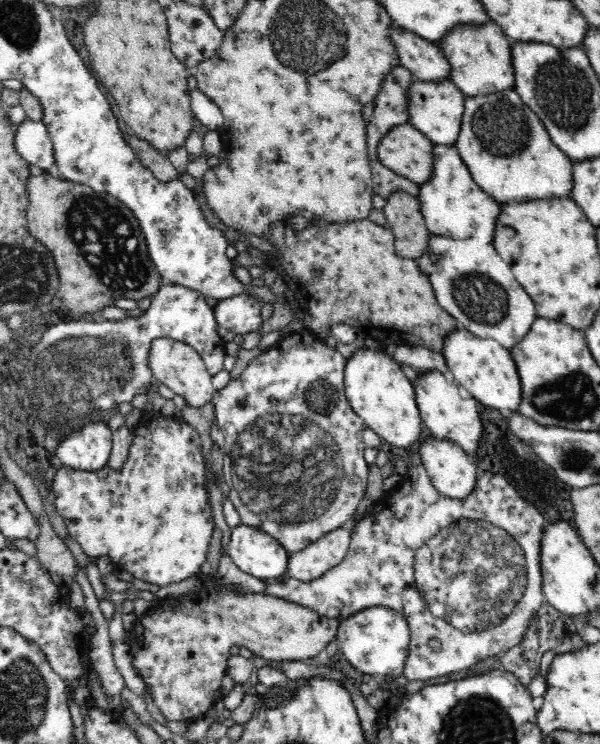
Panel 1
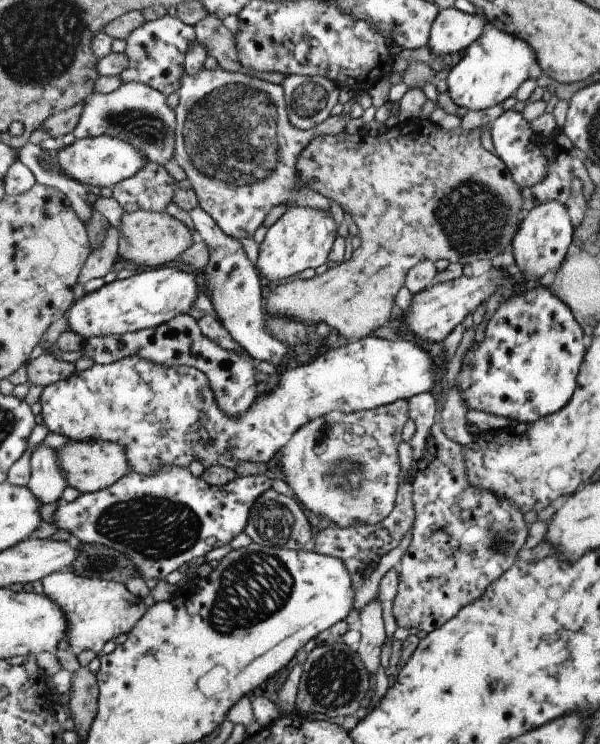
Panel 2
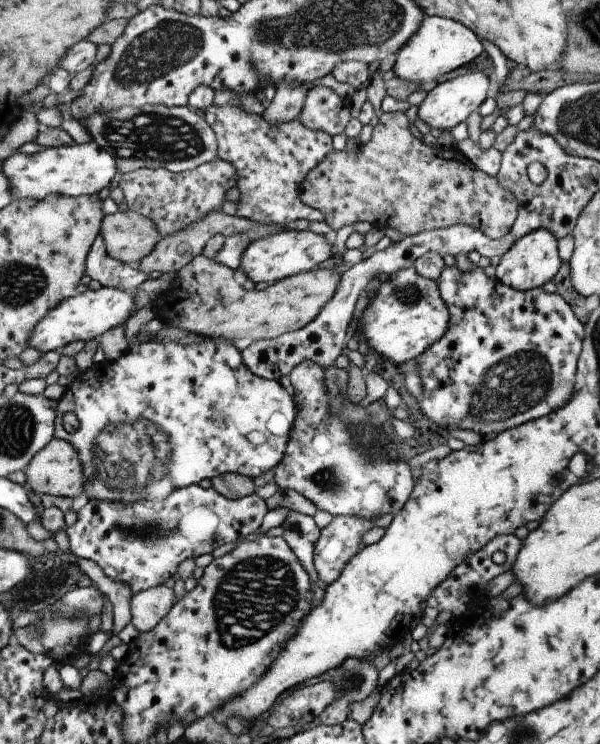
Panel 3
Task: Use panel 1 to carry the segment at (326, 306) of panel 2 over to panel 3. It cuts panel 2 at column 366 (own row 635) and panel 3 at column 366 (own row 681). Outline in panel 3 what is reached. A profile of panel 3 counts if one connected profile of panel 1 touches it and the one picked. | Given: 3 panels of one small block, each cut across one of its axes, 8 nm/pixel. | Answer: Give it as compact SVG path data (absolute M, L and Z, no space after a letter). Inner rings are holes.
M383 113L373 127L370 140L362 143L358 152L338 152L334 149L300 184L300 200L319 210L335 231L356 222L370 222L378 228L393 227L406 236L422 231L468 224L480 228L491 239L504 238L519 213L517 194L504 188L497 177L482 172L459 149L442 149L438 144L427 145L410 132L406 114Z

